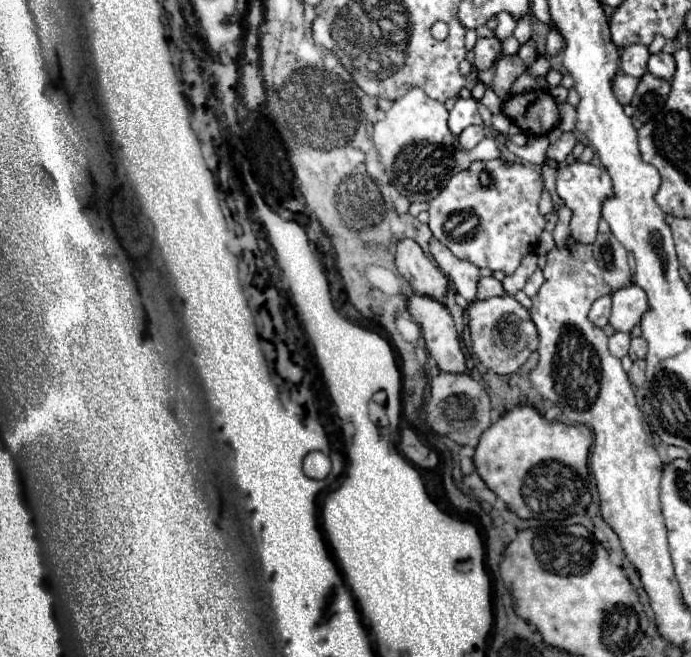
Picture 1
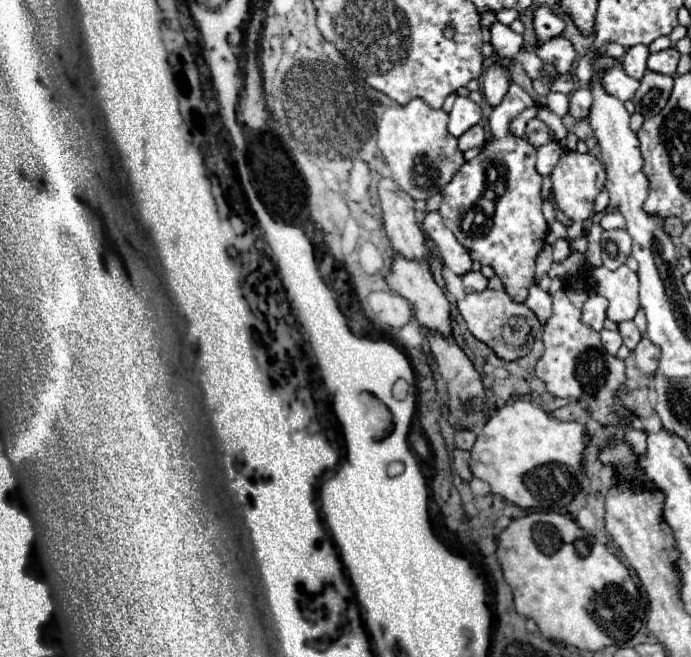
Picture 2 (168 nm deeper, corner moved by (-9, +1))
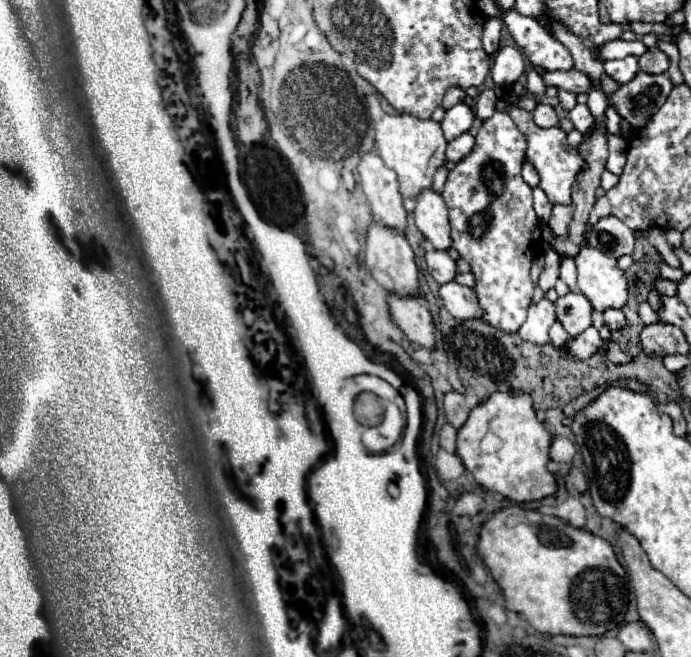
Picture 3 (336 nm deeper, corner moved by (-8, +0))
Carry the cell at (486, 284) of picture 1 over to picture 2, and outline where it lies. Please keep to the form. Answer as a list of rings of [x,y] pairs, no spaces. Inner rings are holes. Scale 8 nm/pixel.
[[[469,271],[465,275],[461,275],[461,281],[463,281],[463,287],[467,293],[475,293],[475,291],[483,291],[487,289],[487,279],[479,273],[479,271]]]

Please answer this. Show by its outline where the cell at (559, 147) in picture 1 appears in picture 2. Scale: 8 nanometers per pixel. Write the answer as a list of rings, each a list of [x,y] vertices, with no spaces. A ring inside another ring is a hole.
[[[547,143],[543,147],[537,149],[537,173],[539,175],[549,175],[551,173],[551,167],[555,167],[555,163],[559,161],[561,157],[561,147],[557,143]]]

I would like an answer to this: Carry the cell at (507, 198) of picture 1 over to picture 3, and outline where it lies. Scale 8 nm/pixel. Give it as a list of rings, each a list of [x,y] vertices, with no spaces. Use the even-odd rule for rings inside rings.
[[[498,110],[482,124],[472,152],[448,172],[442,192],[448,206],[452,246],[472,266],[478,280],[474,290],[484,308],[484,322],[504,332],[516,332],[526,320],[534,294],[530,264],[542,246],[542,224],[534,212],[532,188],[522,180],[524,162],[526,138],[518,132],[510,114]]]

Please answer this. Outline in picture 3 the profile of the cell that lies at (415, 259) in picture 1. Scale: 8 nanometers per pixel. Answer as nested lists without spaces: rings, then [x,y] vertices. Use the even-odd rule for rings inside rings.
[[[376,152],[364,154],[358,170],[374,218],[380,224],[386,224],[386,228],[394,228],[396,232],[404,234],[408,214],[404,210],[394,172],[384,166],[382,158]]]

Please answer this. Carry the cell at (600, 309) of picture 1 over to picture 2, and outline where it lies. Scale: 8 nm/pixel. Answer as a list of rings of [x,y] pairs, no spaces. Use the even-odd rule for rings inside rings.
[[[589,295],[581,309],[581,323],[599,331],[603,329],[603,321],[607,317],[605,313],[607,313],[607,299],[603,299],[601,295]]]

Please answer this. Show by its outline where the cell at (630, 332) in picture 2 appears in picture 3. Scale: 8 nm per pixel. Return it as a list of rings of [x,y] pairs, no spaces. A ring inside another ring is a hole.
[[[606,310],[604,324],[610,328],[610,332],[620,332],[626,328],[626,316],[622,310]]]

